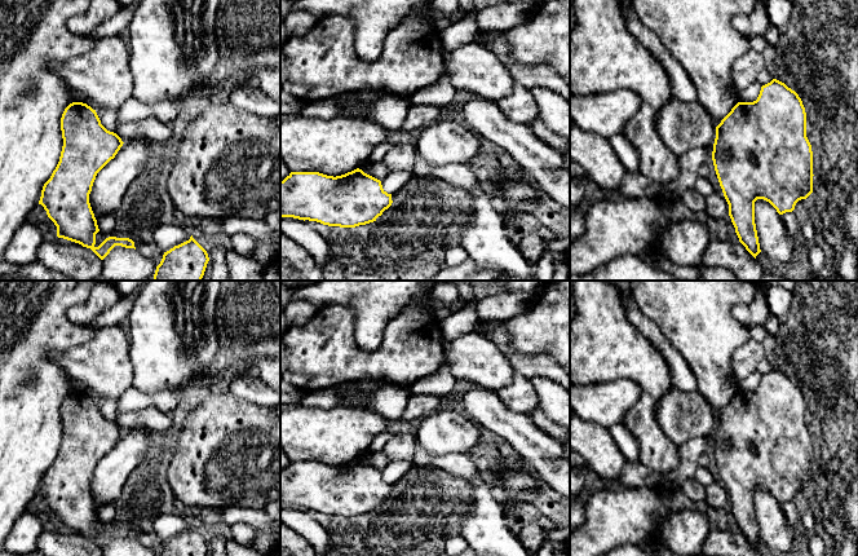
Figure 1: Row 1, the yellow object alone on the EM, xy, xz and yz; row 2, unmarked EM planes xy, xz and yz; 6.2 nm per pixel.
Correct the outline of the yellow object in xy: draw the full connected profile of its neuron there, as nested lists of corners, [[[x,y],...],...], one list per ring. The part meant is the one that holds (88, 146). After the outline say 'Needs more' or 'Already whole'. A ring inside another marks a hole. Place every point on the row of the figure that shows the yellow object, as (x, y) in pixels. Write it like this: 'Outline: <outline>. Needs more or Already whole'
Outline: [[[70,103],[61,118],[63,146],[59,162],[44,184],[39,204],[57,226],[57,237],[90,248],[103,260],[115,246],[134,248],[129,238],[106,238],[96,247],[99,231],[89,203],[97,173],[115,158],[121,138],[107,131],[90,106]]]. Already whole

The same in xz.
Outline: [[[359,168],[336,177],[291,172],[280,181],[280,217],[355,228],[376,221],[392,203],[381,181]]]. Already whole

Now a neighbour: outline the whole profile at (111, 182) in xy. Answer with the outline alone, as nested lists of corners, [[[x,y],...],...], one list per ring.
[[[146,137],[125,141],[115,158],[97,173],[89,194],[94,215],[101,217],[119,209],[127,189],[145,171],[151,142]]]

